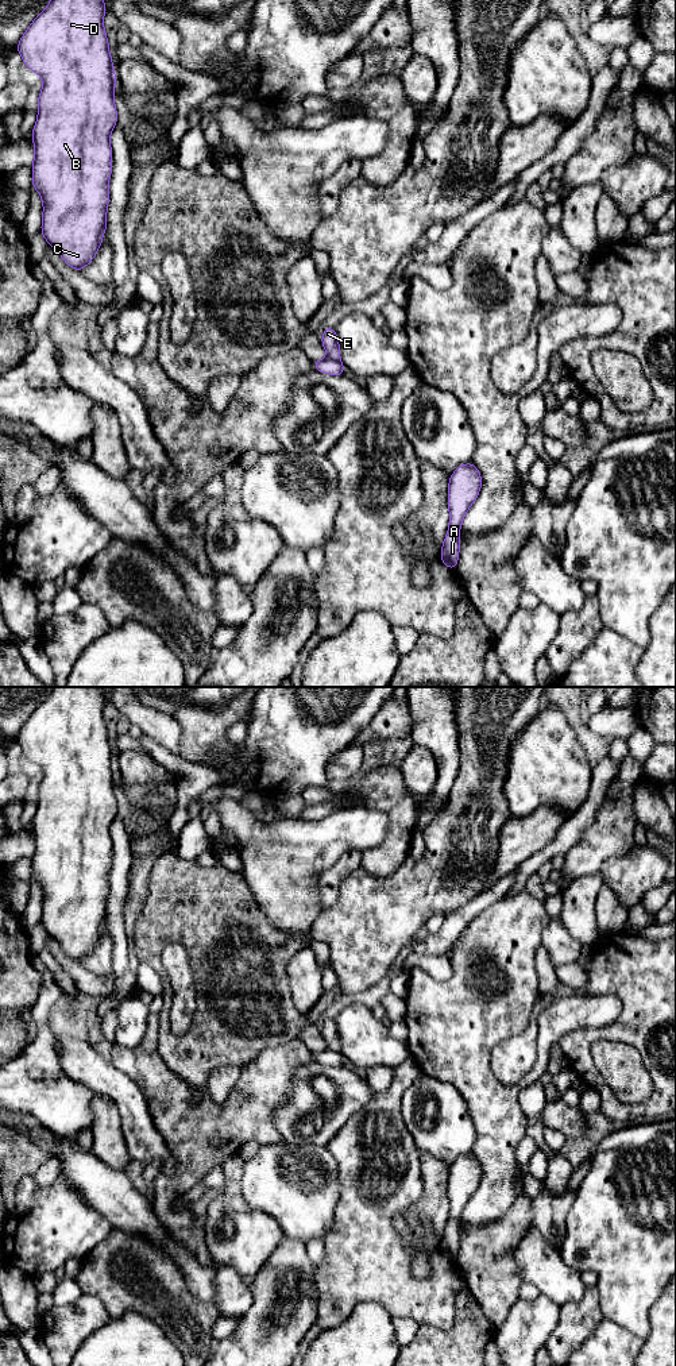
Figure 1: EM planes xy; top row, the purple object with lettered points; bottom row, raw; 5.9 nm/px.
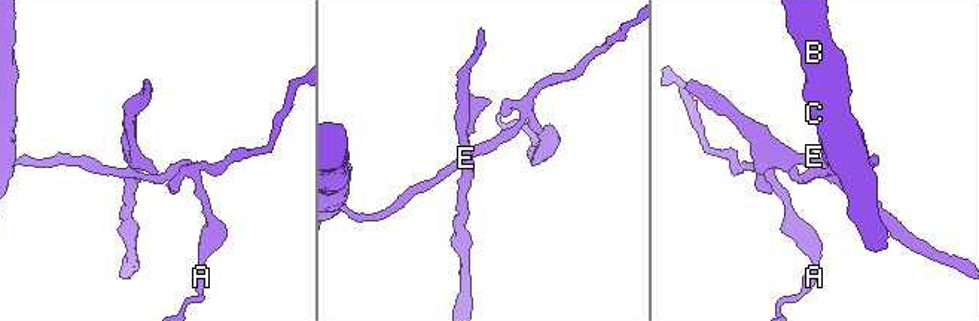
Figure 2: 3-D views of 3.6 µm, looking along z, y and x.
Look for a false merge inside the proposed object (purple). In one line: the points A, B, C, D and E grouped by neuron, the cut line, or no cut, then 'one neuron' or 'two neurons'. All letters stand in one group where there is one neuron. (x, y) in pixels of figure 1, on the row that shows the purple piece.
A B C D / E | xy (328, 357), (339, 361) | two neurons

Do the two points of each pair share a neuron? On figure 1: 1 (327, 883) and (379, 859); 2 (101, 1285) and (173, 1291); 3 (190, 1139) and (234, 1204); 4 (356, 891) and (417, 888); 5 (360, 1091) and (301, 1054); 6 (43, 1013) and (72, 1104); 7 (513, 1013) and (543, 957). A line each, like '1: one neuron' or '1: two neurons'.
1: two neurons
2: one neuron
3: two neurons
4: one neuron
5: two neurons
6: one neuron
7: two neurons

